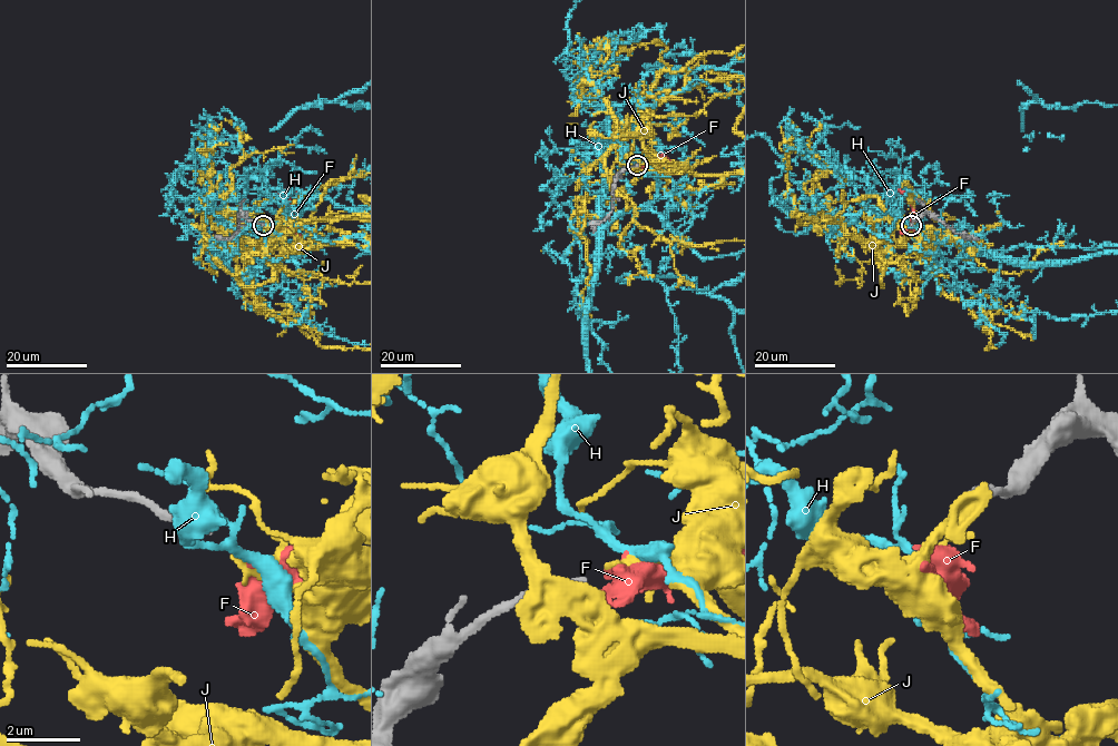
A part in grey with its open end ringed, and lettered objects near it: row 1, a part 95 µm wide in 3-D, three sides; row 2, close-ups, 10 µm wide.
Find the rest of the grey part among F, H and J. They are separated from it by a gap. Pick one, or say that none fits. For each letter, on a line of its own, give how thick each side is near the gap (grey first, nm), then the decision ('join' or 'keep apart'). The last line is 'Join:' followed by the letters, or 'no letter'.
F: calibres 180 and 280 nm; join
H: calibres 180 and 240 nm; keep apart
J: calibres 180 and 200 nm; keep apart
Join: F

